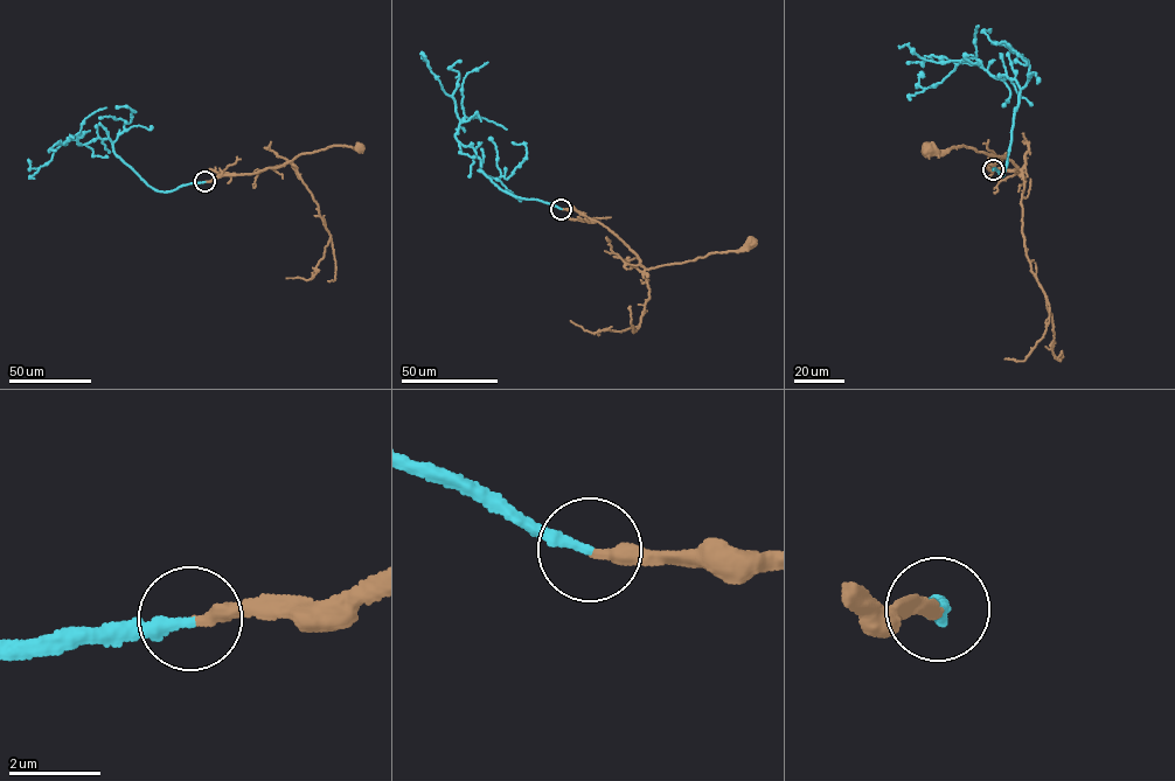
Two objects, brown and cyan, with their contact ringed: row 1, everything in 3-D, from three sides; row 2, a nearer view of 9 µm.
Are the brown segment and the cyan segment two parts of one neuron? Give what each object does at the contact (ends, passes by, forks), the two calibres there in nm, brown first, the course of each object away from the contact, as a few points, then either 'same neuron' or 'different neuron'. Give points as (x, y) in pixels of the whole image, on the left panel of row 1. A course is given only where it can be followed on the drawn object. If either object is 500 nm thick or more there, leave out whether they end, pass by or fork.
brown ends there; cyan ends there; 280 nm thick on the brown side, 240 nm on the other; brown runs (204, 181), (278, 167), (301, 154), (331, 146), (360, 146); cyan runs (204, 181), (157, 190), (115, 153), (108, 138), (78, 145), (74, 139), (64, 141), (34, 179); same neuron

